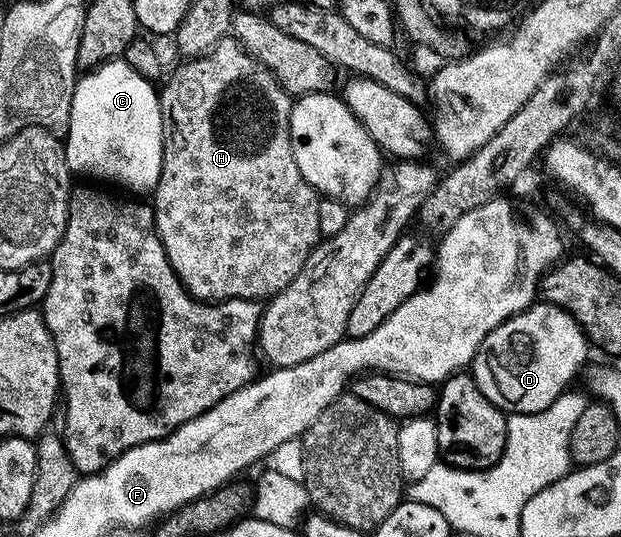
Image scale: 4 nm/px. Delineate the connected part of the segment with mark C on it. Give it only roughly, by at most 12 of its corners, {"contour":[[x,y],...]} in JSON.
{"contour":[[113,59],[77,78],[73,174],[153,192],[162,104]]}

